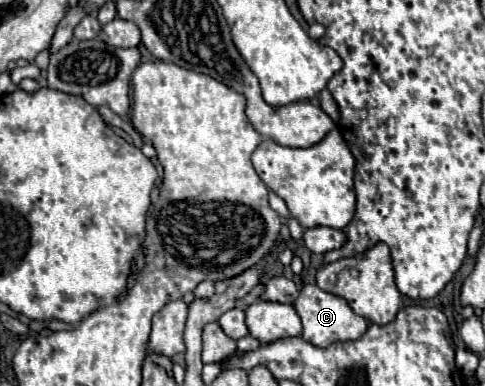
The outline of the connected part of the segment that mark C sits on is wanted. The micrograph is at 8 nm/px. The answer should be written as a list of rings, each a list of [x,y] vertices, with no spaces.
[[[305,285],[301,289],[297,301],[293,303],[293,307],[297,309],[301,323],[303,323],[303,335],[301,337],[305,341],[313,343],[315,347],[329,347],[331,343],[337,343],[337,341],[355,341],[369,327],[369,321],[365,321],[361,315],[355,315],[345,299],[335,297],[331,293],[325,293],[317,285]]]

